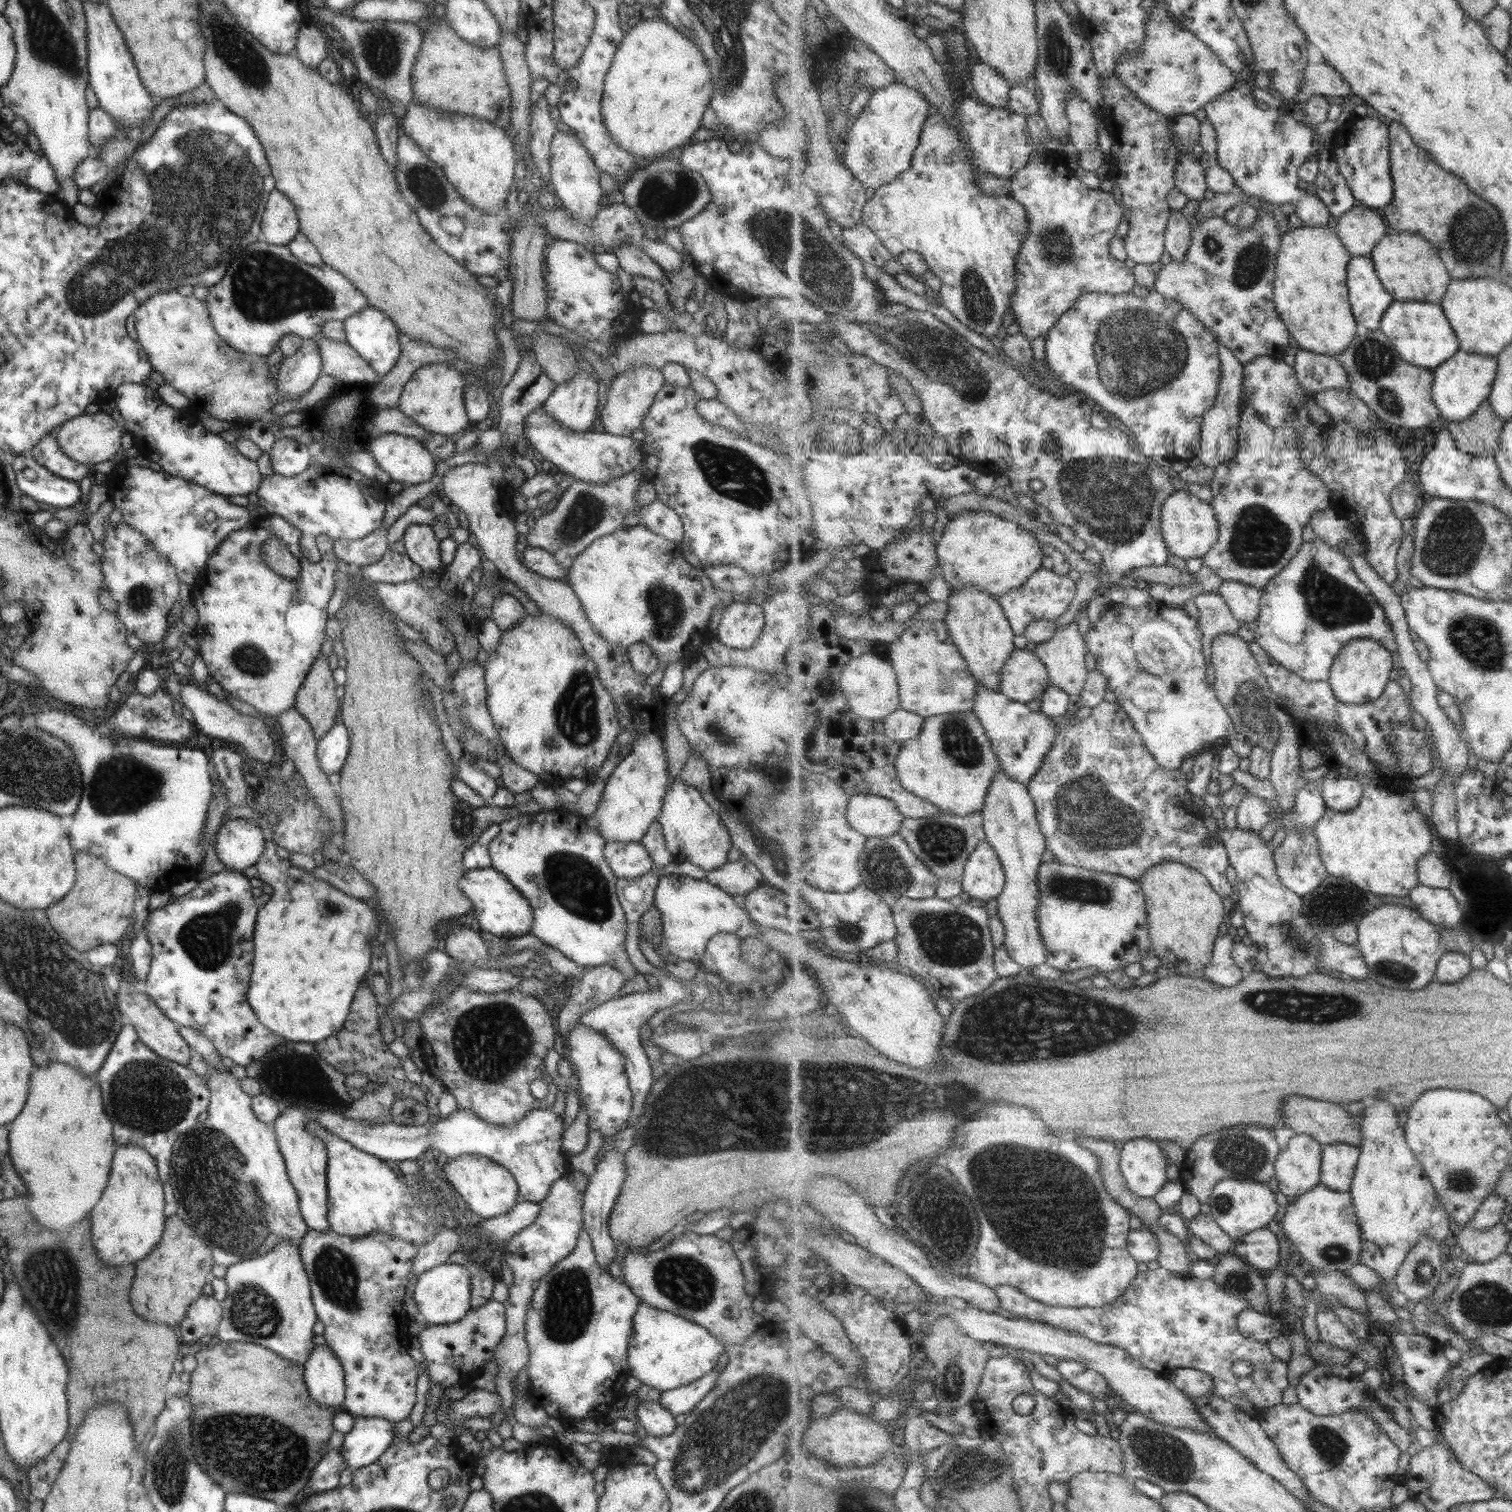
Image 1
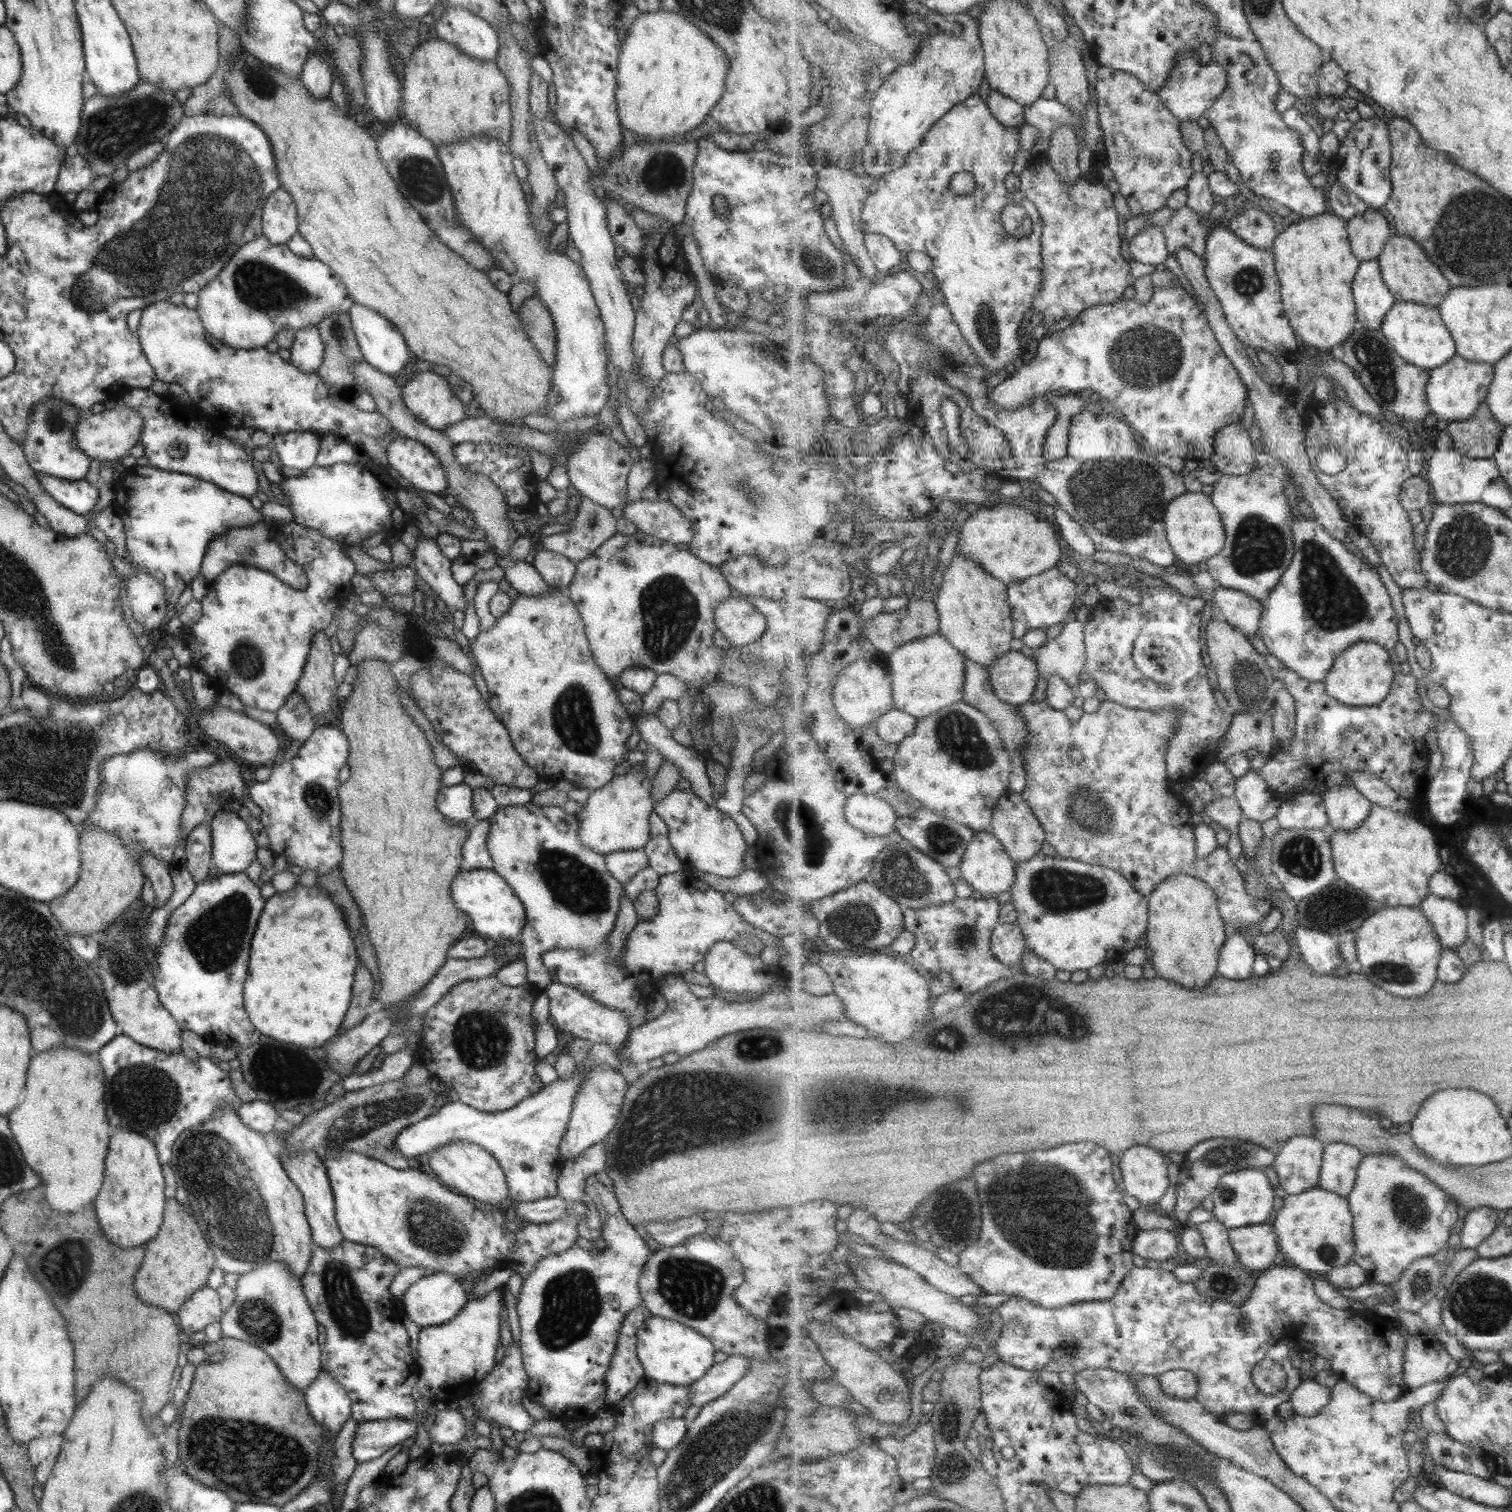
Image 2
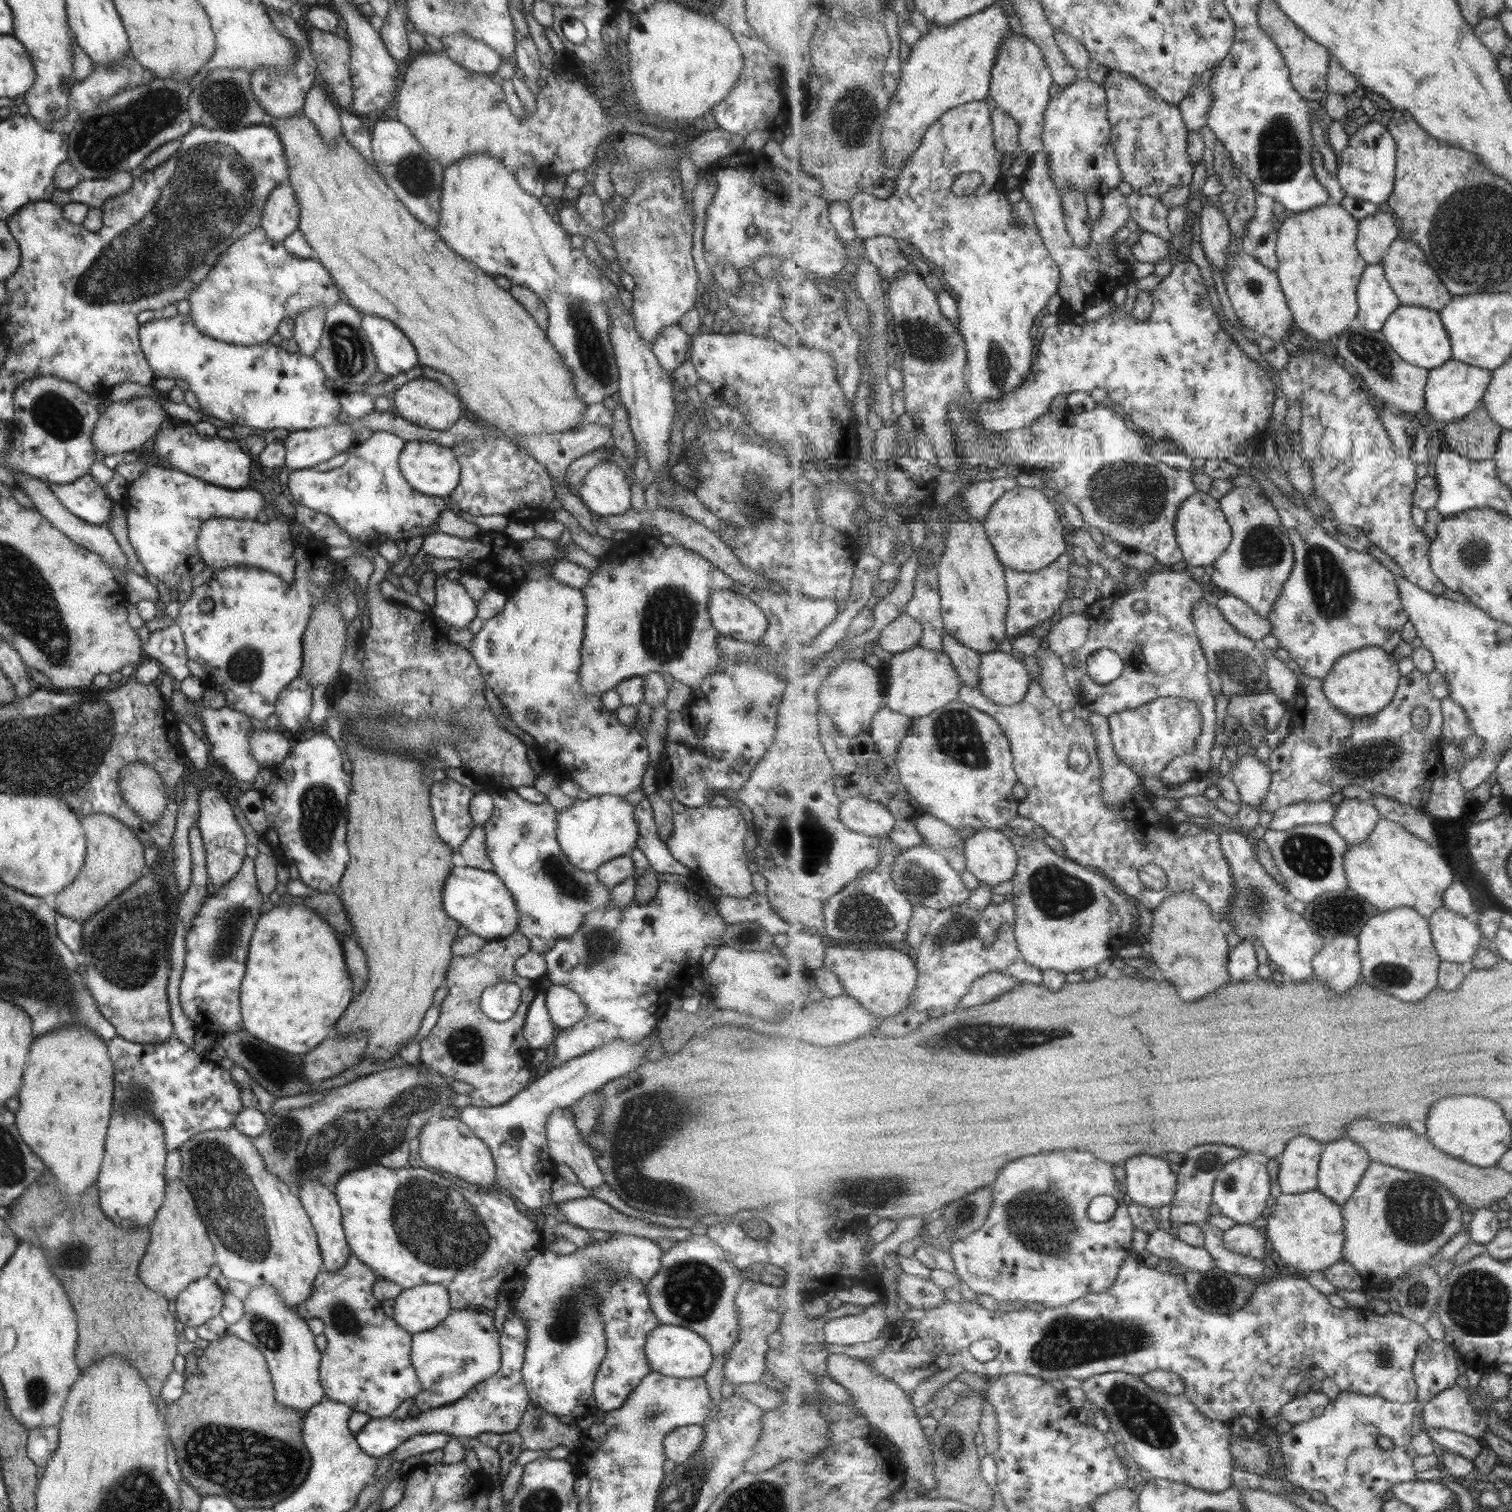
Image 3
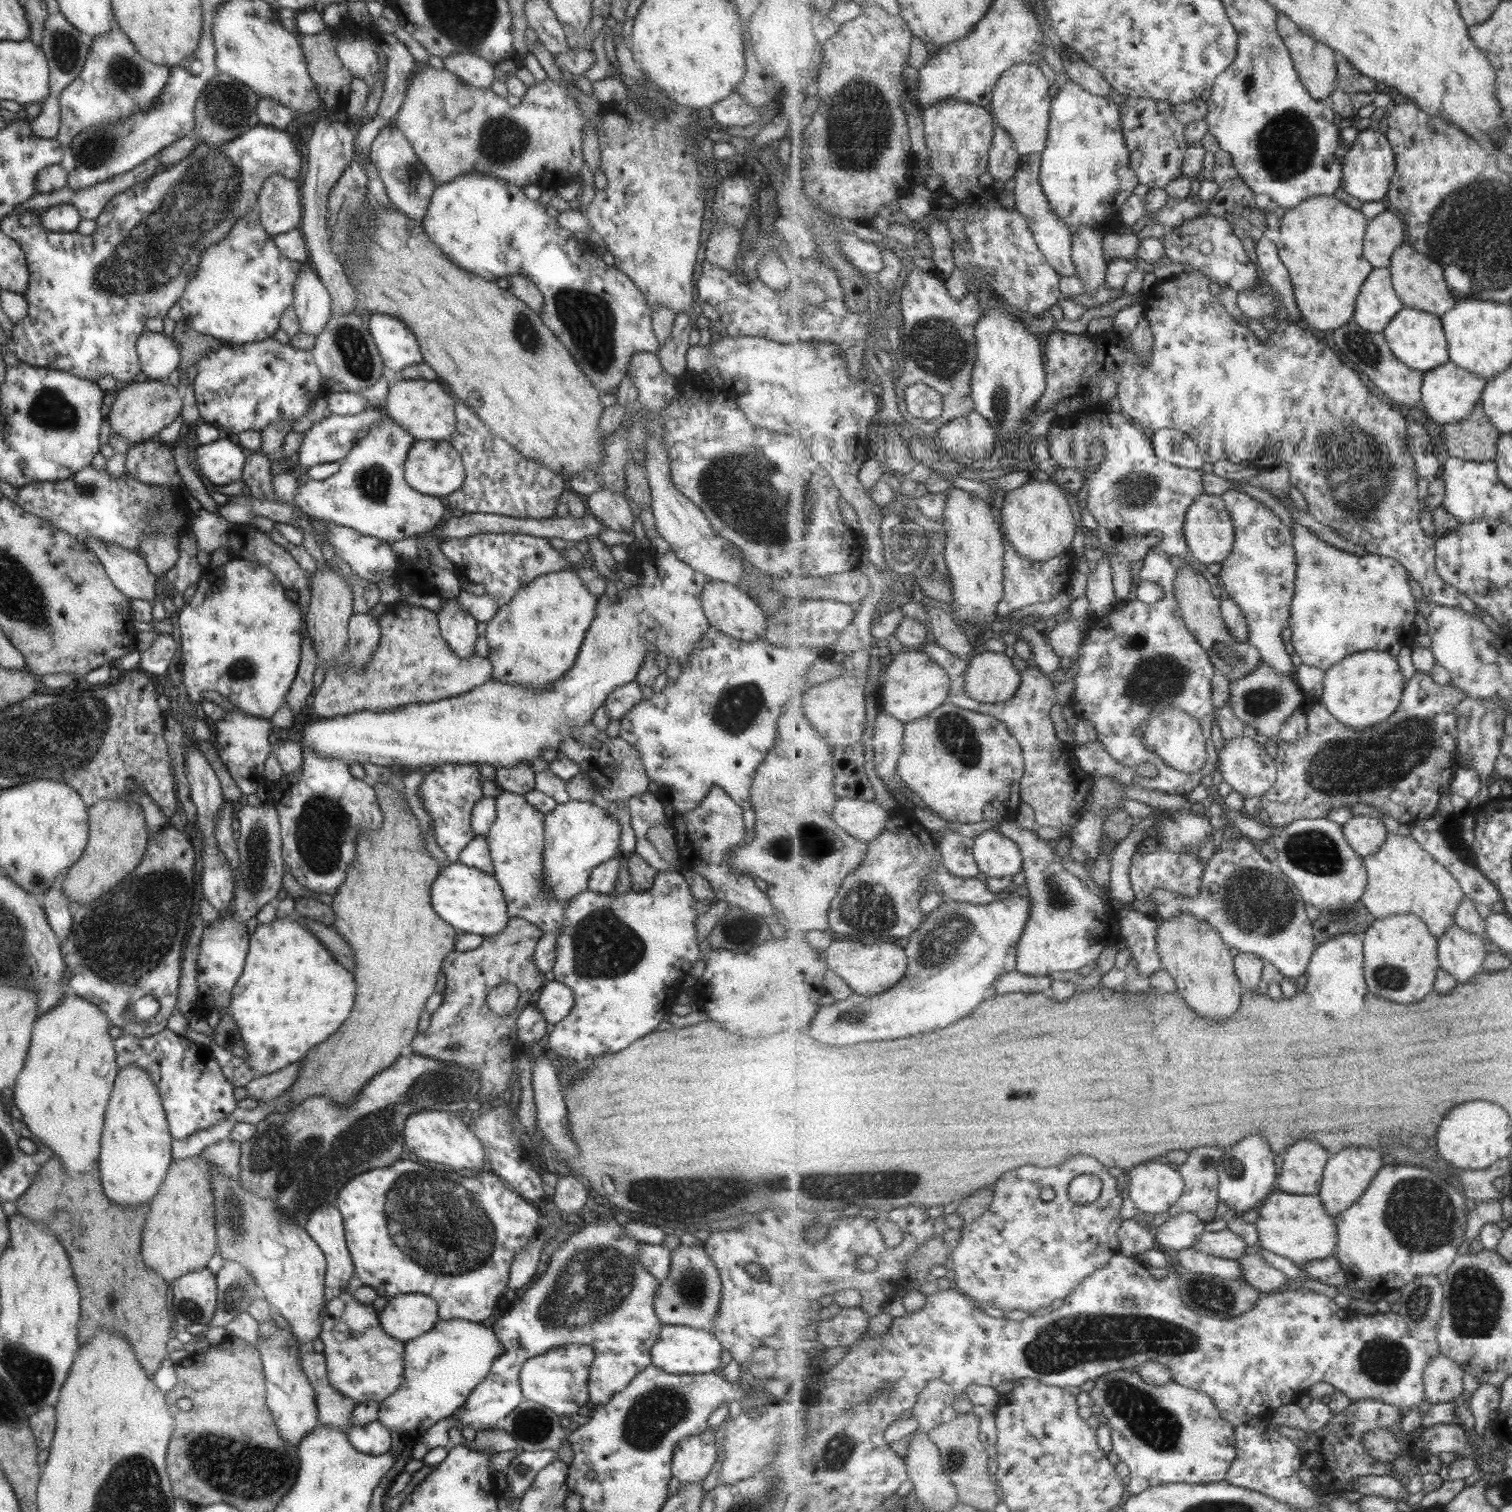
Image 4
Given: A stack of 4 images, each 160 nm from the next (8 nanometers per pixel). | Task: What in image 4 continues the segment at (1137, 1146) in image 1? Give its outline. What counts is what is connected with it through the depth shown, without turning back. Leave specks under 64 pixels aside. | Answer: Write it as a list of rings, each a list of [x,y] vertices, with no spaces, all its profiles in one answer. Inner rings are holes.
[[[1147,1161],[1138,1164],[1132,1169],[1126,1171],[1130,1178],[1129,1198],[1134,1202],[1135,1207],[1142,1212],[1151,1212],[1151,1214],[1169,1213],[1172,1206],[1184,1193],[1185,1179],[1180,1171],[1173,1170],[1171,1166],[1159,1163],[1158,1161]]]

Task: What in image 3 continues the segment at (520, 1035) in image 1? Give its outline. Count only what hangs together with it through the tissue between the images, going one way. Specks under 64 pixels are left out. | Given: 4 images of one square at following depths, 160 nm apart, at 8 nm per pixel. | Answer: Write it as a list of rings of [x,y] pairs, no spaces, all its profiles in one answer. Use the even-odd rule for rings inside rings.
[[[518,931],[501,939],[486,941],[475,954],[469,956],[450,956],[444,983],[447,986],[447,994],[439,1007],[437,1022],[427,1029],[426,1037],[419,1042],[419,1062],[440,1076],[448,1080],[459,1080],[471,1086],[469,1096],[470,1106],[500,1106],[505,1104],[512,1096],[521,1092],[531,1081],[530,1056],[532,1049],[525,1040],[524,1022],[529,1003],[538,993],[540,983],[537,980],[527,980],[515,974],[515,961],[528,951],[529,941]],[[500,982],[516,984],[520,990],[519,1006],[516,1014],[505,1022],[493,1022],[489,1020],[479,1008],[482,990]]]

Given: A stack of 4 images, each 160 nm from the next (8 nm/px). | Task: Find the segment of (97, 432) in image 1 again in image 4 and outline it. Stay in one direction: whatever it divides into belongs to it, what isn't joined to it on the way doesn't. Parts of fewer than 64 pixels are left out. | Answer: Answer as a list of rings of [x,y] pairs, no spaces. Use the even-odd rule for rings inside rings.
[[[163,381],[129,383],[116,392],[115,402],[105,417],[109,433],[119,436],[129,446],[149,440],[170,424],[181,412],[181,388],[174,388]]]

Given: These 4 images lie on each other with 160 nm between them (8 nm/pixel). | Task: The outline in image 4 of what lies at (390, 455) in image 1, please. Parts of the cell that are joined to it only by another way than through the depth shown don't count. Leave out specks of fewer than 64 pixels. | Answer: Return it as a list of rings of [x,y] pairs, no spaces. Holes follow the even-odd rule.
[[[450,438],[420,441],[414,439],[404,462],[404,481],[417,493],[445,498],[459,489],[464,479],[464,468],[459,453],[449,444]]]

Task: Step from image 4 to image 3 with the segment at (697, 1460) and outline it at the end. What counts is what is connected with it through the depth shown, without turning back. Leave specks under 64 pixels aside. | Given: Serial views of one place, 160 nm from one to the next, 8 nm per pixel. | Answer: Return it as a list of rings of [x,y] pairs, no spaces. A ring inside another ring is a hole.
[[[702,1424],[674,1428],[663,1437],[663,1453],[674,1464],[683,1464],[697,1452],[701,1439]]]

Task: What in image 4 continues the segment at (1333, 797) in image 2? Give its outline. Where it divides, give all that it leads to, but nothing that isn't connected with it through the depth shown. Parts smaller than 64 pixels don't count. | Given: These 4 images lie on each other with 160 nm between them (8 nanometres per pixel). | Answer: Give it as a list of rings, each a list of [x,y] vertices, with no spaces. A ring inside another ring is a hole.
[[[1368,815],[1351,817],[1344,824],[1344,832],[1353,851],[1363,858],[1377,854],[1389,836],[1383,821]]]

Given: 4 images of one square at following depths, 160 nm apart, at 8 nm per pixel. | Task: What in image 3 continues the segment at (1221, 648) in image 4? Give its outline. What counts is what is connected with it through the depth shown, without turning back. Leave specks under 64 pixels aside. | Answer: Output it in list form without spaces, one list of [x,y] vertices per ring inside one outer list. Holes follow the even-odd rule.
[[[1202,598],[1194,608],[1194,623],[1205,656],[1209,661],[1209,668],[1220,677],[1221,692],[1228,698],[1236,694],[1239,696],[1257,694],[1270,688],[1267,658],[1257,650],[1255,640],[1240,634],[1240,631],[1224,617],[1217,605],[1210,604]]]

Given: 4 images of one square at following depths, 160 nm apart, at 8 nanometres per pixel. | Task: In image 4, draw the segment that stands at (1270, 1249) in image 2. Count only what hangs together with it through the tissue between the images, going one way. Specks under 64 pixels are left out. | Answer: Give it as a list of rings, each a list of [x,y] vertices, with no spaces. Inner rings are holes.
[[[1231,1229],[1209,1232],[1206,1230],[1196,1246],[1192,1246],[1205,1254],[1211,1253],[1224,1259],[1240,1259],[1247,1252],[1248,1242]]]

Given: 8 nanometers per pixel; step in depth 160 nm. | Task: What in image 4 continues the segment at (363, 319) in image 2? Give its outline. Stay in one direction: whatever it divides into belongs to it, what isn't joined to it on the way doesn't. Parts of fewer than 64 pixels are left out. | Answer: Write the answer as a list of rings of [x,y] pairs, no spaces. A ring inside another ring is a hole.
[[[371,313],[368,331],[383,365],[396,374],[407,366],[422,363],[413,333],[398,318]]]

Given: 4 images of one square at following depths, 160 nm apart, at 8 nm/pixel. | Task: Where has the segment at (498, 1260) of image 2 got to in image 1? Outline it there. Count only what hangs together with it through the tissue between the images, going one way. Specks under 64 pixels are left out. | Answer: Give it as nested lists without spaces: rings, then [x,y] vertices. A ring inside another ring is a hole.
[[[307,1122],[307,1128],[314,1131],[314,1134],[324,1142],[324,1145],[327,1149],[328,1161],[326,1164],[326,1219],[329,1230],[336,1232],[338,1235],[348,1237],[360,1237],[361,1235],[366,1235],[373,1231],[383,1231],[407,1239],[418,1248],[419,1245],[427,1243],[426,1240],[428,1238],[434,1237],[434,1234],[441,1227],[449,1224],[449,1208],[447,1208],[445,1205],[442,1205],[441,1201],[438,1204],[436,1201],[433,1202],[435,1200],[435,1191],[429,1187],[428,1183],[425,1183],[426,1185],[419,1185],[416,1179],[409,1179],[406,1177],[399,1178],[384,1163],[384,1161],[379,1160],[370,1154],[365,1154],[365,1152],[361,1152],[361,1150],[357,1150],[357,1148],[355,1148],[352,1144],[337,1138],[334,1134],[325,1132],[324,1128],[322,1128],[318,1122]],[[409,1206],[423,1209],[427,1216],[433,1220],[433,1225],[425,1227],[425,1225],[419,1225],[419,1223],[413,1221],[408,1213]]]

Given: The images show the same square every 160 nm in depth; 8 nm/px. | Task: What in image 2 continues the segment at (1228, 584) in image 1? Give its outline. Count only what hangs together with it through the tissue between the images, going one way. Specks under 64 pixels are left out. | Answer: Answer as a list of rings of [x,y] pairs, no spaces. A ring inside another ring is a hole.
[[[1221,586],[1213,593],[1213,598],[1214,604],[1219,608],[1221,618],[1245,634],[1257,635],[1265,609],[1260,600],[1240,590]]]

